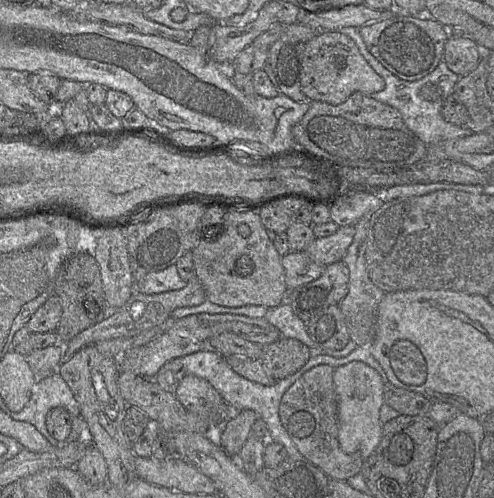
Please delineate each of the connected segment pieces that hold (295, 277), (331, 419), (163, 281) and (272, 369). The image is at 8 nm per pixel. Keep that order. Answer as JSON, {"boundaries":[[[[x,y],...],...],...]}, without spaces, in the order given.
{"boundaries":[[[[304,251],[290,252],[282,257],[288,291],[318,279],[325,267],[315,263]]],[[[324,364],[312,367],[302,374],[282,396],[279,417],[292,443],[304,458],[329,478],[347,482],[361,473],[364,460],[358,455],[346,454],[340,448],[333,374],[334,368]]],[[[176,264],[167,268],[149,272],[138,278],[134,284],[134,291],[145,294],[159,294],[163,292],[180,290],[187,285],[179,275]]],[[[281,337],[276,342],[262,346],[259,360],[267,374],[277,381],[298,371],[313,353],[299,340]]]]}

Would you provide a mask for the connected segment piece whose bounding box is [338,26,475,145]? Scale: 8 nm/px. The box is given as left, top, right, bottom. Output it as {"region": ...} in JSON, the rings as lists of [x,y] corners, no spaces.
{"region":[[[349,26],[341,28],[338,31],[354,41],[368,64],[385,82],[385,88],[379,92],[371,94],[370,97],[395,108],[400,113],[406,126],[426,145],[437,144],[444,140],[475,134],[470,129],[446,122],[441,115],[441,107],[444,101],[453,94],[454,86],[460,78],[448,69],[444,59],[430,74],[420,80],[412,82],[401,80],[384,68],[383,65],[368,51],[361,38],[360,29],[358,27]]]}

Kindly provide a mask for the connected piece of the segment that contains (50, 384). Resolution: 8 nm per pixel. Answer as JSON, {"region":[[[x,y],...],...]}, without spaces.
{"region":[[[58,373],[37,379],[28,403],[20,412],[12,412],[7,406],[6,409],[12,419],[35,426],[55,447],[62,445],[62,443],[53,438],[46,427],[46,415],[55,407],[65,408],[72,418],[80,415],[80,408],[72,391]]]}

